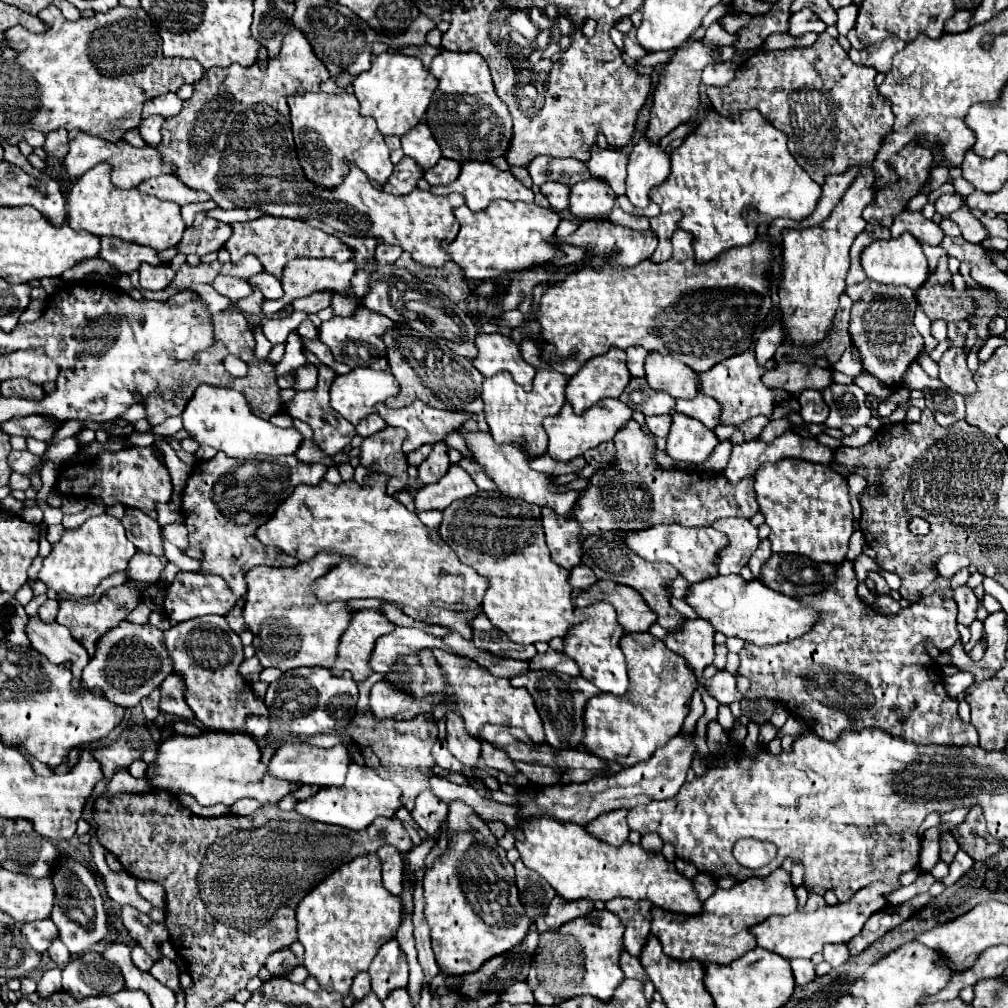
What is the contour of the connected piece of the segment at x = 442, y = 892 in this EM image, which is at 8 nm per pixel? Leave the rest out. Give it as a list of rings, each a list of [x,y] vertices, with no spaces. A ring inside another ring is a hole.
[[[452,802],[448,806],[448,822],[472,822],[472,830],[454,832],[448,850],[436,858],[432,870],[426,870],[424,912],[432,930],[432,950],[442,974],[464,976],[476,972],[486,960],[520,944],[534,922],[526,918],[518,898],[514,866],[508,862],[506,850],[498,846],[498,838],[490,832],[488,824],[464,802]]]

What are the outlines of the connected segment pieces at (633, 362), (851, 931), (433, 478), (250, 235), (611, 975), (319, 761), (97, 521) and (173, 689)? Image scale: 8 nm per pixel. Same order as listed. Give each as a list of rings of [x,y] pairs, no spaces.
[[[628,348],[626,350],[628,354],[628,370],[632,376],[636,378],[644,378],[644,362],[646,362],[646,356],[648,352],[644,348]]]
[[[876,882],[866,886],[864,890],[858,890],[856,896],[850,902],[836,904],[836,906],[824,906],[816,912],[794,912],[788,916],[772,916],[760,926],[752,926],[752,934],[756,934],[758,946],[770,952],[776,952],[784,958],[810,958],[816,952],[822,952],[822,946],[832,942],[832,944],[842,944],[850,942],[854,936],[860,934],[864,922],[878,910],[888,906],[886,900],[886,884]]]
[[[444,442],[436,444],[432,454],[422,462],[422,466],[418,468],[418,478],[424,484],[436,484],[450,468],[450,460],[448,460],[448,448]]]
[[[262,216],[258,220],[252,222],[236,222],[232,224],[232,236],[226,242],[228,252],[232,254],[232,262],[238,262],[244,254],[254,254],[262,266],[264,272],[274,274],[276,278],[280,278],[280,270],[284,268],[284,262],[288,262],[290,258],[332,258],[332,260],[340,260],[346,262],[352,258],[352,250],[342,244],[336,236],[324,234],[322,230],[310,228],[308,224],[300,222],[300,220],[292,220],[292,218],[274,218],[274,216]]]
[[[592,910],[588,916],[572,920],[560,928],[560,936],[574,936],[576,942],[580,942],[582,954],[584,954],[584,978],[580,988],[580,994],[596,996],[602,1002],[610,1002],[614,996],[614,990],[622,984],[624,972],[618,964],[620,954],[624,952],[624,924],[620,918],[608,910]]]
[[[288,742],[282,744],[276,754],[270,760],[270,772],[278,778],[288,778],[288,780],[302,780],[304,784],[314,784],[314,786],[342,786],[346,778],[348,764],[352,762],[346,746],[334,746],[334,748],[314,748],[302,742]]]
[[[110,514],[92,516],[80,528],[66,530],[62,538],[52,546],[50,556],[44,558],[40,580],[56,592],[64,590],[72,596],[92,596],[96,586],[110,574],[124,570],[134,554],[136,546],[126,538],[120,520]]]
[[[170,674],[170,676],[160,684],[160,694],[162,694],[160,710],[162,710],[162,712],[168,712],[168,714],[174,714],[174,716],[178,716],[178,718],[184,718],[184,720],[192,720],[194,714],[192,714],[190,706],[186,704],[184,692],[186,692],[184,680],[182,680],[178,674]]]

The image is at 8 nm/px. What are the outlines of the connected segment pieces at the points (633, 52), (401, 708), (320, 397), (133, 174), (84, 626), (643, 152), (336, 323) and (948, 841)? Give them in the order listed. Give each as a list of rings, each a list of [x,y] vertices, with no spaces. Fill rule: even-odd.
[[[631,30],[631,32],[625,35],[624,43],[625,43],[625,52],[632,59],[639,60],[647,54],[647,52],[638,43],[633,30]]]
[[[376,682],[370,692],[370,706],[376,718],[394,718],[394,720],[410,720],[418,712],[432,712],[436,704],[442,704],[442,694],[430,694],[422,700],[416,700],[412,694],[398,690],[390,682]]]
[[[304,350],[304,353],[309,362],[321,367],[320,372],[318,372],[318,384],[316,384],[316,388],[312,388],[312,390],[296,392],[296,396],[294,396],[290,402],[286,402],[284,412],[286,412],[288,416],[292,416],[292,418],[304,420],[304,422],[312,428],[312,432],[314,432],[312,440],[314,440],[328,456],[334,456],[334,454],[342,452],[342,450],[350,444],[350,440],[356,436],[356,430],[354,430],[354,426],[352,426],[350,422],[344,422],[344,418],[340,418],[340,414],[336,414],[336,410],[332,410],[332,406],[330,406],[330,386],[337,377],[337,373],[331,367],[321,363],[310,351]]]
[[[78,134],[78,138],[70,142],[70,152],[64,158],[64,166],[66,166],[66,172],[70,174],[70,178],[80,178],[82,174],[86,174],[90,168],[94,168],[100,162],[112,164],[112,168],[114,168],[112,182],[116,182],[116,186],[120,186],[120,188],[134,188],[148,178],[176,172],[176,166],[172,162],[164,162],[162,154],[154,146],[134,148],[126,140],[108,142],[104,138],[96,138],[96,136],[88,136],[88,134]]]
[[[124,582],[120,586],[114,586],[108,590],[108,594],[104,594],[96,604],[78,604],[78,602],[60,602],[60,612],[56,616],[56,620],[60,620],[72,634],[74,640],[78,640],[90,657],[96,652],[96,642],[112,628],[116,628],[120,622],[126,620],[128,612],[132,612],[138,602],[142,600],[142,590],[140,588],[132,588],[130,582]]]
[[[642,138],[630,152],[626,196],[636,208],[646,208],[650,204],[648,192],[660,186],[670,174],[670,154],[662,150],[660,142],[650,142]]]
[[[360,308],[356,310],[354,316],[342,318],[342,316],[334,316],[328,322],[322,322],[320,326],[320,340],[332,350],[334,358],[338,358],[340,362],[348,364],[350,368],[358,368],[358,366],[368,366],[372,370],[388,370],[388,360],[386,360],[386,346],[382,336],[396,328],[396,324],[390,318],[384,318],[384,314],[376,314],[376,312],[368,312],[368,308]],[[350,346],[356,346],[356,354],[350,352]]]
[[[950,832],[940,836],[940,860],[950,864],[954,860],[956,852],[958,852],[958,846],[956,846],[956,840],[950,836]]]

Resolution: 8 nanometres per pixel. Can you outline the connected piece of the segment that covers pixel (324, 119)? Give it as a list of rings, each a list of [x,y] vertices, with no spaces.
[[[302,94],[287,98],[290,109],[292,132],[296,154],[302,164],[306,180],[318,184],[320,188],[336,186],[336,164],[350,162],[362,168],[370,180],[380,186],[386,184],[394,166],[390,162],[390,148],[384,142],[384,136],[376,128],[376,120],[362,116],[360,106],[354,94]]]

